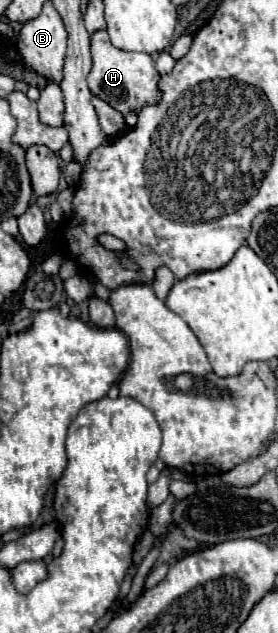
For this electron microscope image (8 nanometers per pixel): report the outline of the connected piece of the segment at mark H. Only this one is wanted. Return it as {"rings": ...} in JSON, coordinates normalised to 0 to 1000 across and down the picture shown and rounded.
{"rings":[[[342,47],[327,54],[327,88],[335,88],[335,104],[313,120],[320,142],[335,152],[406,167],[421,177],[457,180],[464,174],[507,174],[522,164],[550,164],[579,155],[565,139],[572,117],[536,85],[421,79],[392,63],[385,47]]]}

